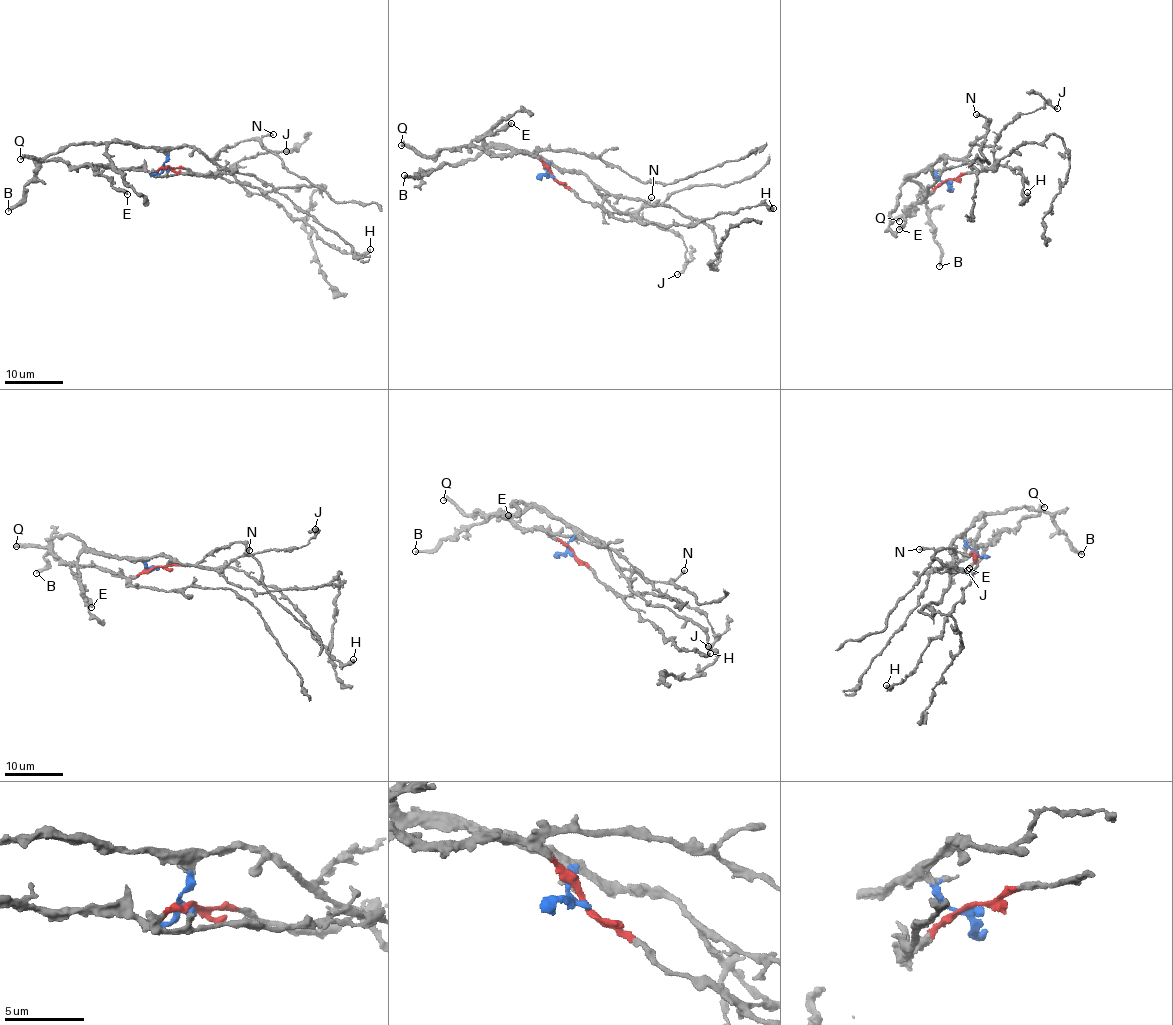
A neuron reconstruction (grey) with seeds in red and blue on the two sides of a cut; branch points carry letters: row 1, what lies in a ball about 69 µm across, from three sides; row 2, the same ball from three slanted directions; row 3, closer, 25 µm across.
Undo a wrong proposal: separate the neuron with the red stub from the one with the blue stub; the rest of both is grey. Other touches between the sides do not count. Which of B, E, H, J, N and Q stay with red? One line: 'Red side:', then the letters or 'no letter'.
Red side: E, H, J, Q

